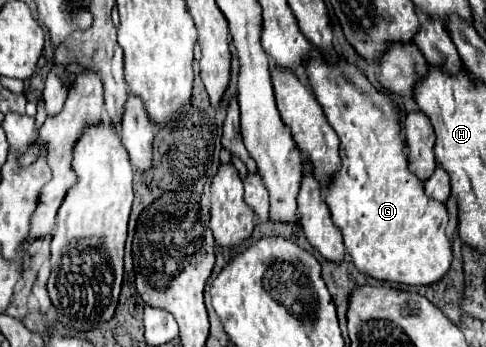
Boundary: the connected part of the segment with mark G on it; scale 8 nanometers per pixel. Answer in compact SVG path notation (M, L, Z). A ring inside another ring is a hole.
M313 49L305 65L313 93L341 141L343 167L331 181L325 203L355 267L363 275L389 283L415 287L439 283L453 261L451 241L445 235L449 215L443 203L425 195L423 183L407 167L395 103L347 61L337 61L331 67Z

